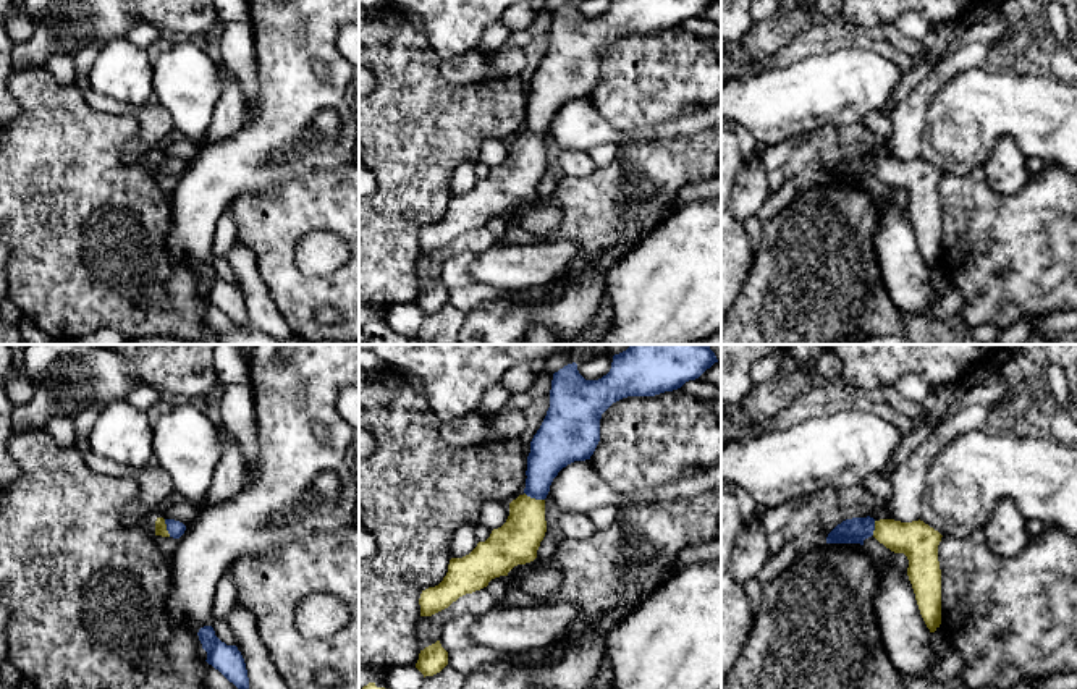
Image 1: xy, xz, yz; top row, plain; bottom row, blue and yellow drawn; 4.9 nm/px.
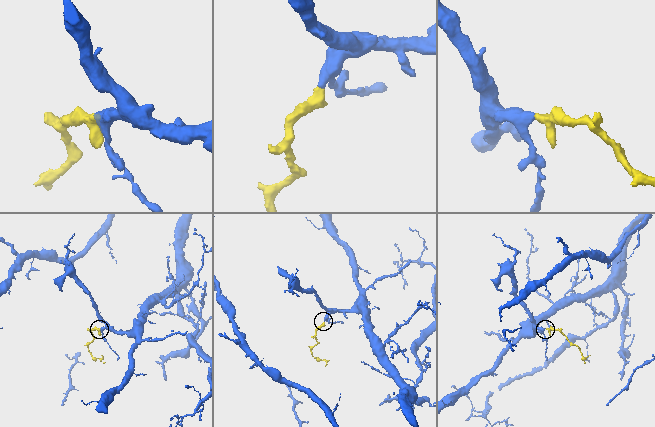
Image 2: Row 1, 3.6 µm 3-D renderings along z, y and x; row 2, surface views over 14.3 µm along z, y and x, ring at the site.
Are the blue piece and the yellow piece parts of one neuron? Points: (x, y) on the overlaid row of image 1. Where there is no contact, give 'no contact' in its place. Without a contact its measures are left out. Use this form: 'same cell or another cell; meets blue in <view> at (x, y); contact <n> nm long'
same cell; meets blue in xz at (534, 497); contact 110 nm long

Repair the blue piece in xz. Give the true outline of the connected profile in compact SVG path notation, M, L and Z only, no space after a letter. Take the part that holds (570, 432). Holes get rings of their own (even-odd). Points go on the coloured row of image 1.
M631 344L626 351L615 354L611 369L598 380L585 380L577 364L568 364L553 374L550 390L550 408L530 442L527 456L524 493L509 503L506 522L493 529L485 542L462 558L451 558L443 581L422 590L419 605L420 616L432 616L466 594L488 585L488 582L517 566L537 558L537 550L547 532L545 498L558 472L574 461L590 459L600 442L602 414L616 401L627 396L655 396L681 388L686 382L699 378L707 369L718 362L708 344Z

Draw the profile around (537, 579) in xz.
M545 535L537 550L537 558L526 564L514 566L509 577L522 592L537 602L547 602L555 597L560 585L560 573L548 566L558 543Z

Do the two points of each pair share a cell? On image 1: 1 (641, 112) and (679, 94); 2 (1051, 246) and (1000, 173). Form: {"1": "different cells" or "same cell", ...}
{"1": "same cell", "2": "different cells"}

